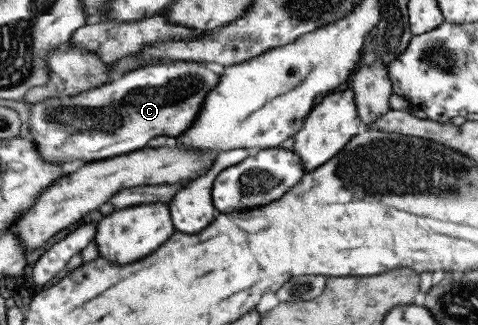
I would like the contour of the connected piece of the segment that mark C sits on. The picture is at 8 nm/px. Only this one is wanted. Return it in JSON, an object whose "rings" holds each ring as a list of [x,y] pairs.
{"rings":[[[171,61],[133,69],[118,75],[109,84],[80,95],[47,97],[42,102],[29,103],[29,134],[43,160],[53,164],[67,164],[75,160],[86,163],[113,158],[141,150],[155,136],[168,136],[172,142],[197,118],[206,94],[220,79],[219,68],[200,61]]]}

